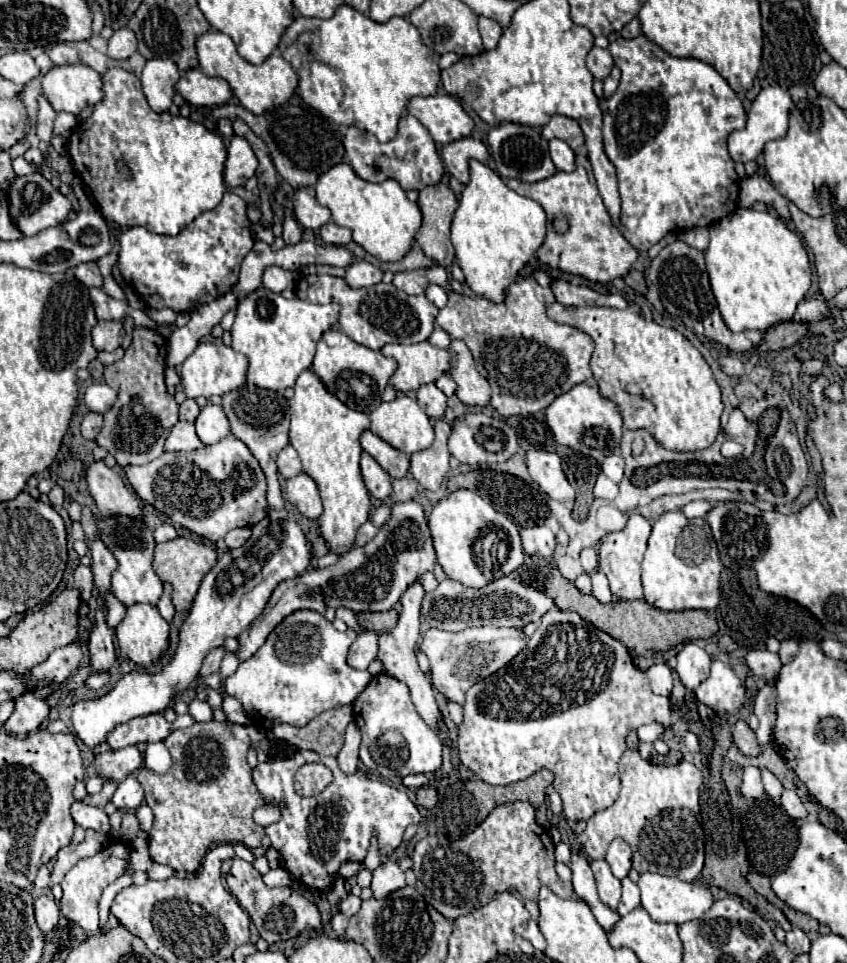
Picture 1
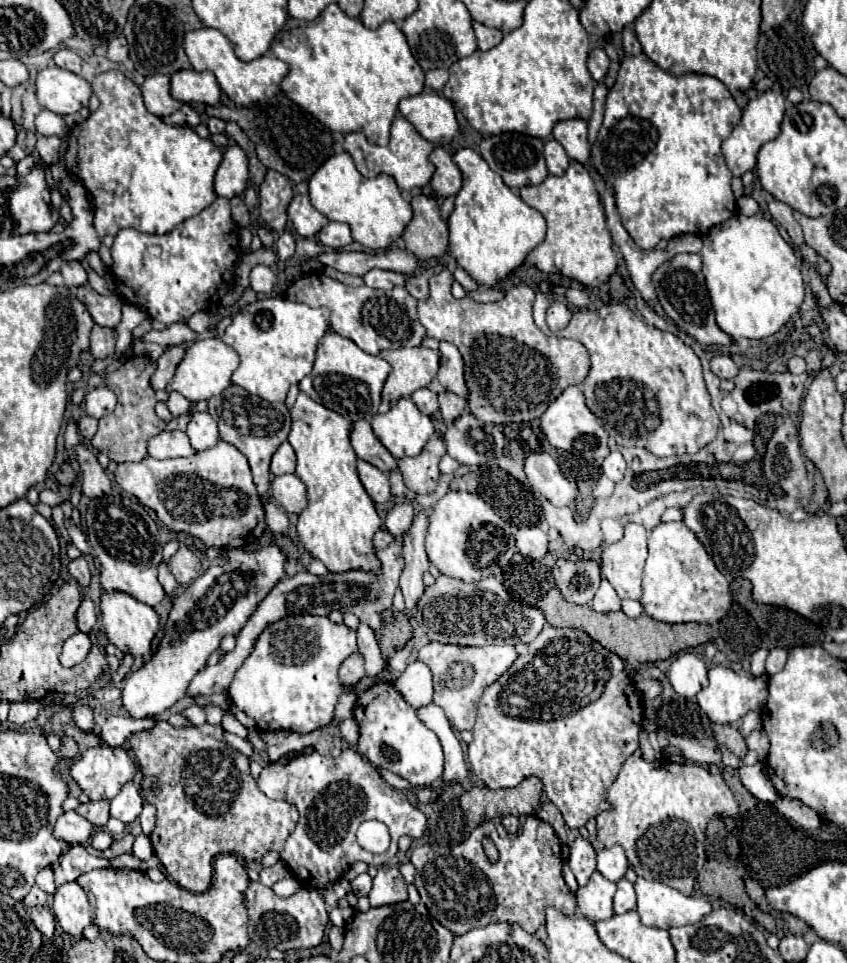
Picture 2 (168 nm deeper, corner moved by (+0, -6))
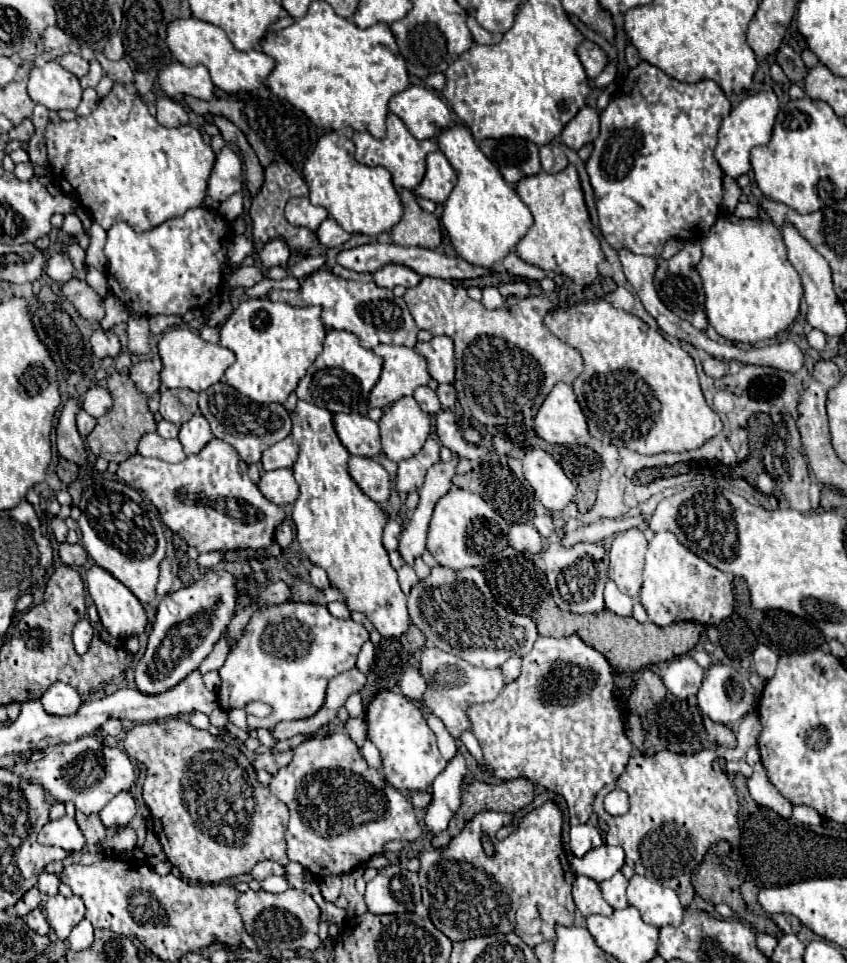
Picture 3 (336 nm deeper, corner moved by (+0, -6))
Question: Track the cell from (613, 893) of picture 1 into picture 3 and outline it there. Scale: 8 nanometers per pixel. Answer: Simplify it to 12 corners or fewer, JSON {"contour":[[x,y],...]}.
{"contour":[[576,876],[572,896],[584,914],[610,916],[614,910],[598,882]]}

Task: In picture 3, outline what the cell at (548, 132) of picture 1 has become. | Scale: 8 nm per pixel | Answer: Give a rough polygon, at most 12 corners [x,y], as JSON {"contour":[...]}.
{"contour":[[592,106],[562,130],[566,146],[580,150],[598,138],[600,116]]}

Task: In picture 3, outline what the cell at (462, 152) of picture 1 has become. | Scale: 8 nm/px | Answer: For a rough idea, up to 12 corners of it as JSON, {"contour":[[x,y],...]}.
{"contour":[[436,150],[414,194],[444,204],[456,172]]}

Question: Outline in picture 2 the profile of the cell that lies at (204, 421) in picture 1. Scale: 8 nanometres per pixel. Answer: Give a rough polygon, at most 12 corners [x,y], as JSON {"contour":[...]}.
{"contour":[[208,412],[188,424],[192,448],[212,448],[220,440],[216,420]]}

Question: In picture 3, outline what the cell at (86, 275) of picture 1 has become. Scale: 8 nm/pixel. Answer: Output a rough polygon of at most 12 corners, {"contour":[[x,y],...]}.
{"contour":[[52,252],[46,274],[54,282],[74,276],[74,266],[64,252]]}

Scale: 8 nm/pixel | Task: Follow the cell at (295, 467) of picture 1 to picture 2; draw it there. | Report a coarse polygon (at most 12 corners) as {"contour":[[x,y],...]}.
{"contour":[[290,442],[280,444],[270,470],[282,476],[296,470],[296,454]]}

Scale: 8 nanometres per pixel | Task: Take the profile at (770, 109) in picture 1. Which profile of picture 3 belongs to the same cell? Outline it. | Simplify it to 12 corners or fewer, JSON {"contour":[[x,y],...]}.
{"contour":[[746,96],[718,132],[722,172],[750,172],[750,150],[770,142],[779,101]]}

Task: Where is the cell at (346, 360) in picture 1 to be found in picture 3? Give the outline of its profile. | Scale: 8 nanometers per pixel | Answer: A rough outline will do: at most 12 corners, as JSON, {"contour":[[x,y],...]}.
{"contour":[[330,330],[296,396],[366,414],[382,358]]}

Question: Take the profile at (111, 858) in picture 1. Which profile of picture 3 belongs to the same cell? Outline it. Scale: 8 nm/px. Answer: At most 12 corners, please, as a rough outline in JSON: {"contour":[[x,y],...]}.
{"contour":[[56,894],[44,914],[56,936],[68,936],[84,918],[78,896]]}

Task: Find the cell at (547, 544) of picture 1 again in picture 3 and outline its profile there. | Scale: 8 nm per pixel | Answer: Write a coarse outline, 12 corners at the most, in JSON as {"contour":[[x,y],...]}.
{"contour":[[512,524],[508,538],[518,552],[538,554],[542,538],[532,524]]}

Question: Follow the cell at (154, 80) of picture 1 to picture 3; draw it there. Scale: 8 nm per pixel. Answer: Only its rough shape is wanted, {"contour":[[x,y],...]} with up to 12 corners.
{"contour":[[172,98],[156,100],[156,120],[166,128],[188,124],[186,108]]}

